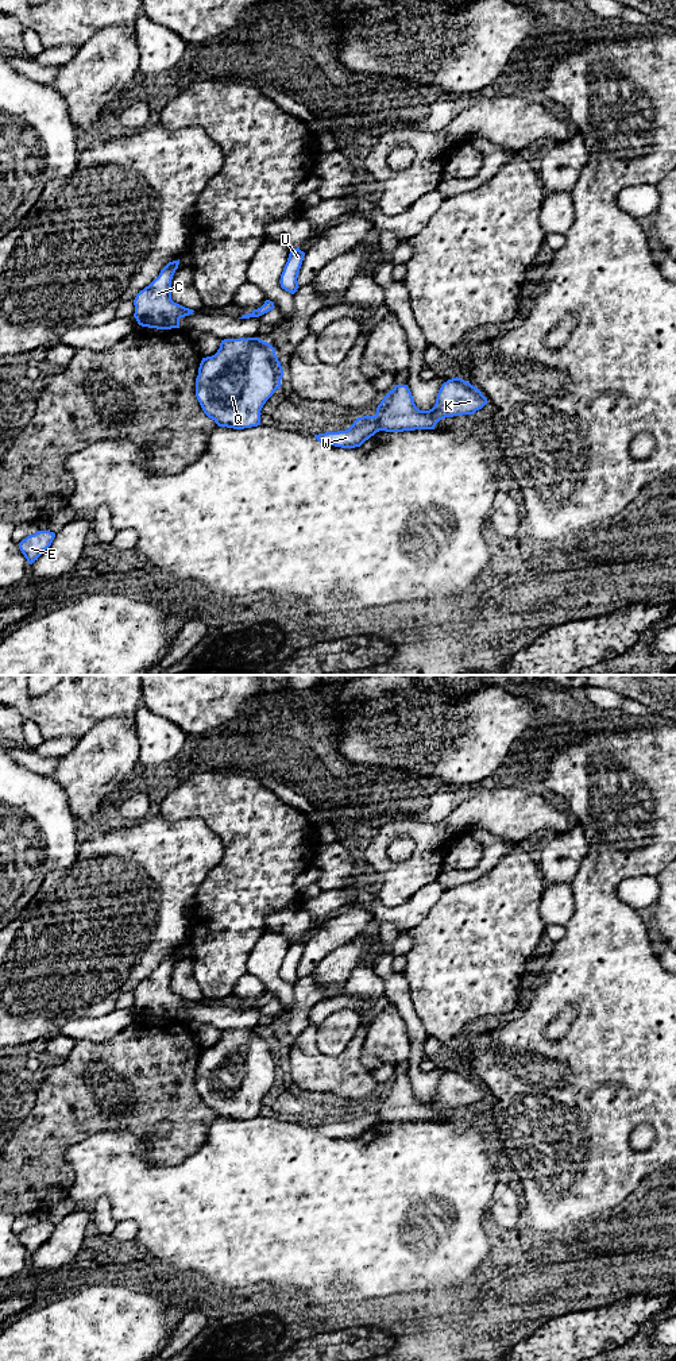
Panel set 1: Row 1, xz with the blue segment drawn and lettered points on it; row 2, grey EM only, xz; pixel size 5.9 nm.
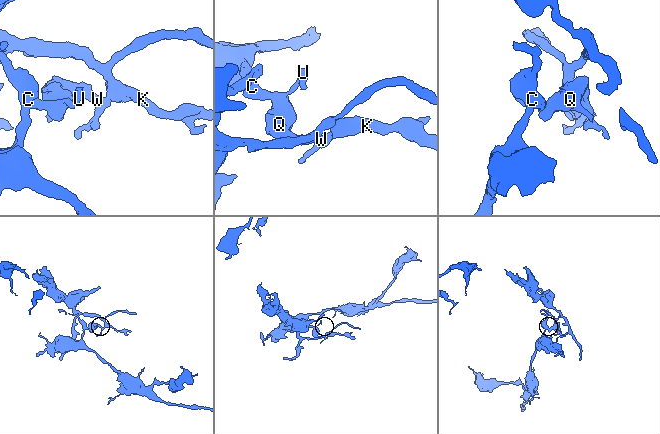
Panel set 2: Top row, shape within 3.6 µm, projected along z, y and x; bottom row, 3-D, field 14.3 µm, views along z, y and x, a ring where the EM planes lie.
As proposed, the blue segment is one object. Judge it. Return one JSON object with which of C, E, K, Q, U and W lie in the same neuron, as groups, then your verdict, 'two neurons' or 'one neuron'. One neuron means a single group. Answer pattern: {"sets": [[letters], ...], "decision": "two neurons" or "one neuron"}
{"sets": [["C", "Q", "U", "W"], ["E", "K"]], "decision": "two neurons"}

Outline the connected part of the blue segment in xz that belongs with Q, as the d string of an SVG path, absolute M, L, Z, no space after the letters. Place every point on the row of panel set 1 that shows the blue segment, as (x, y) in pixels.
M259 338L224 339L212 356L202 358L196 397L219 427L260 425L260 410L281 388L283 369L275 348Z

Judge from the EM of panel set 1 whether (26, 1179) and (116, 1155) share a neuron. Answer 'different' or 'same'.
different

